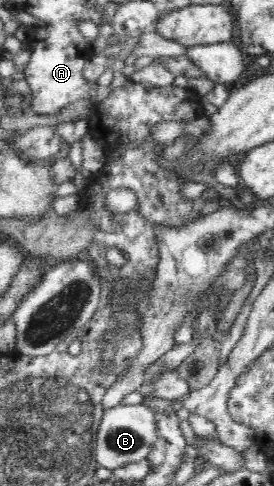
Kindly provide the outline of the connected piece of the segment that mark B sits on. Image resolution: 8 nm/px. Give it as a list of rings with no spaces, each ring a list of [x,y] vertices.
[[[144,403],[140,405],[121,405],[103,412],[101,423],[96,433],[95,449],[93,456],[98,466],[116,470],[131,463],[138,463],[154,451],[158,443],[158,418],[156,410],[148,408]]]

